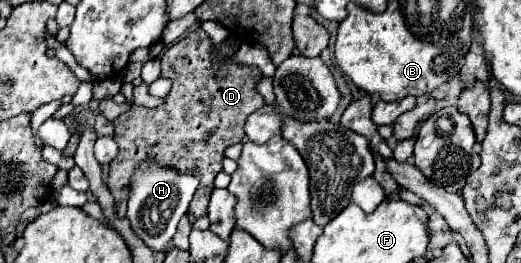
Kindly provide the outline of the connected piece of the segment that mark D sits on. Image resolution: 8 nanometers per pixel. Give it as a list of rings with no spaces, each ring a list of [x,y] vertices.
[[[190,31],[178,43],[170,45],[162,59],[162,77],[172,81],[172,89],[166,95],[164,103],[156,109],[146,109],[132,105],[130,111],[122,113],[116,121],[114,139],[120,145],[116,159],[108,165],[108,181],[106,187],[110,189],[116,205],[116,215],[122,219],[126,217],[126,197],[130,185],[130,173],[138,167],[144,159],[158,159],[164,165],[174,165],[182,169],[182,173],[190,173],[200,179],[198,193],[190,203],[190,213],[194,217],[206,215],[208,199],[214,189],[214,179],[222,171],[224,149],[240,143],[244,139],[244,121],[250,113],[258,111],[264,101],[254,91],[254,85],[262,73],[252,67],[236,65],[236,63],[218,63],[212,65],[210,51],[216,49],[222,55],[230,55],[232,43],[224,41],[220,45],[212,45],[210,37],[202,31]]]

